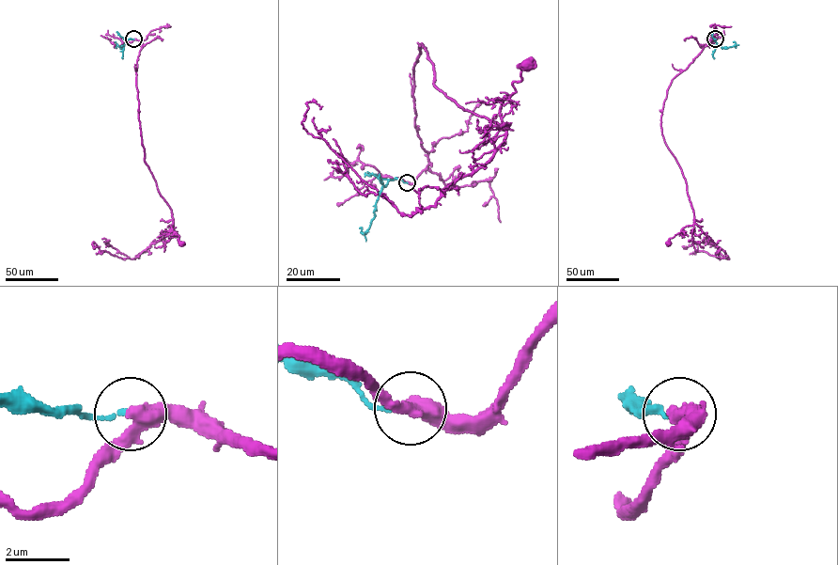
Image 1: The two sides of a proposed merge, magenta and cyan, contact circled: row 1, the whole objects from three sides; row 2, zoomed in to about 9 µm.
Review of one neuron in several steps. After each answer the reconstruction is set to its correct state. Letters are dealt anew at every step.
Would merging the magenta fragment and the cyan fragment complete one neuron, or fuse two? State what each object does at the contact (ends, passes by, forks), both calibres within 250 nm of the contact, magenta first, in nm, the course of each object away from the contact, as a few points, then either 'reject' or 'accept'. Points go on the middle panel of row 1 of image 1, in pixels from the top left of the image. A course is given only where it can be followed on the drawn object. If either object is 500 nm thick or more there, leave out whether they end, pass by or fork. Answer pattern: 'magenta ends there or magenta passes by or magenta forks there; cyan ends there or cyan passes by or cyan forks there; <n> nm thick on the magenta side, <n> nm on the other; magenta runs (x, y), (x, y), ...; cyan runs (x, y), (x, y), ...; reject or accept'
magenta passes by; cyan ends there; 440 nm thick on the magenta side, 160 nm on the other; magenta runs (407, 182), (428, 164), (414, 123), (419, 47), (444, 94), (505, 131), (502, 101), (527, 65); cyan runs (407, 182), (395, 179), (389, 180), (380, 191), (368, 230), (364, 233), (359, 228); reject

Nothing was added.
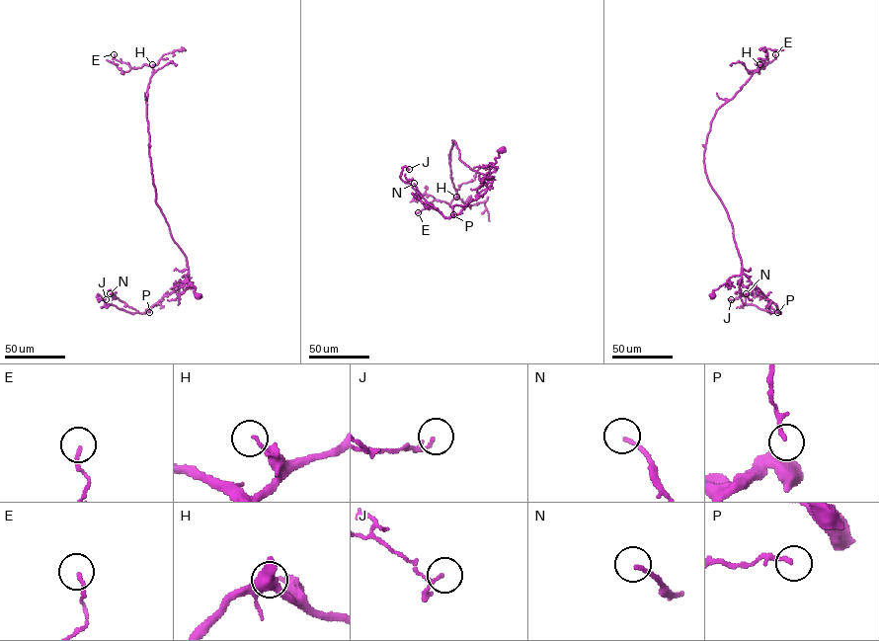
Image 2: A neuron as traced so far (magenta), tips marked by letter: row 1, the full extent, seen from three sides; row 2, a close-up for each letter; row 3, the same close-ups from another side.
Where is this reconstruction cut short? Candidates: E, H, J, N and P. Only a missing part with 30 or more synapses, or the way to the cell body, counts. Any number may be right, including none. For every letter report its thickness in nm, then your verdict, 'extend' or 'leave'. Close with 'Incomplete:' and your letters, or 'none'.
E: calibre 140 nm; leave
H: calibre 110 nm; leave
J: calibre 100 nm; leave
N: calibre 150 nm; leave
P: calibre 110 nm; leave
Incomplete: none

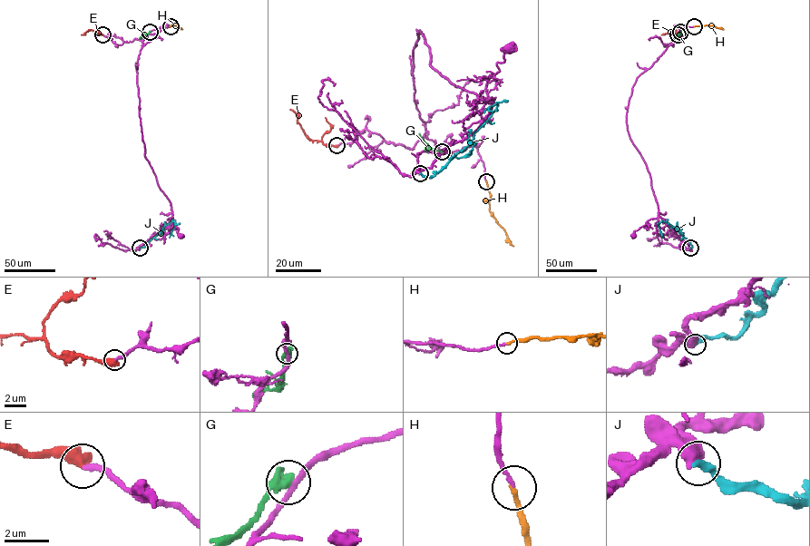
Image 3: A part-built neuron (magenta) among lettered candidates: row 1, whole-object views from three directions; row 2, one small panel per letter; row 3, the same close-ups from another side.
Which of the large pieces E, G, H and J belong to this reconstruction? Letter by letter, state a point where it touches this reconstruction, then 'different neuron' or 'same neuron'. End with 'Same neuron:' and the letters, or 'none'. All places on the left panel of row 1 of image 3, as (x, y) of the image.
E: contact (102, 34); same neuron
G: contact (150, 32); different neuron
H: contact (170, 26); same neuron
J: contact (140, 248); different neuron
Same neuron: E, H

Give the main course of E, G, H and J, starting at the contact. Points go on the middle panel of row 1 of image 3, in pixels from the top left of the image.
E: (336, 146), (311, 140), (297, 121), (297, 115), (289, 110)
G: (442, 151), (432, 149), (419, 133)
H: (486, 181), (491, 215), (513, 246)
J: (420, 173), (429, 178), (437, 173), (469, 144), (473, 133), (498, 105), (496, 102), (484, 112)

